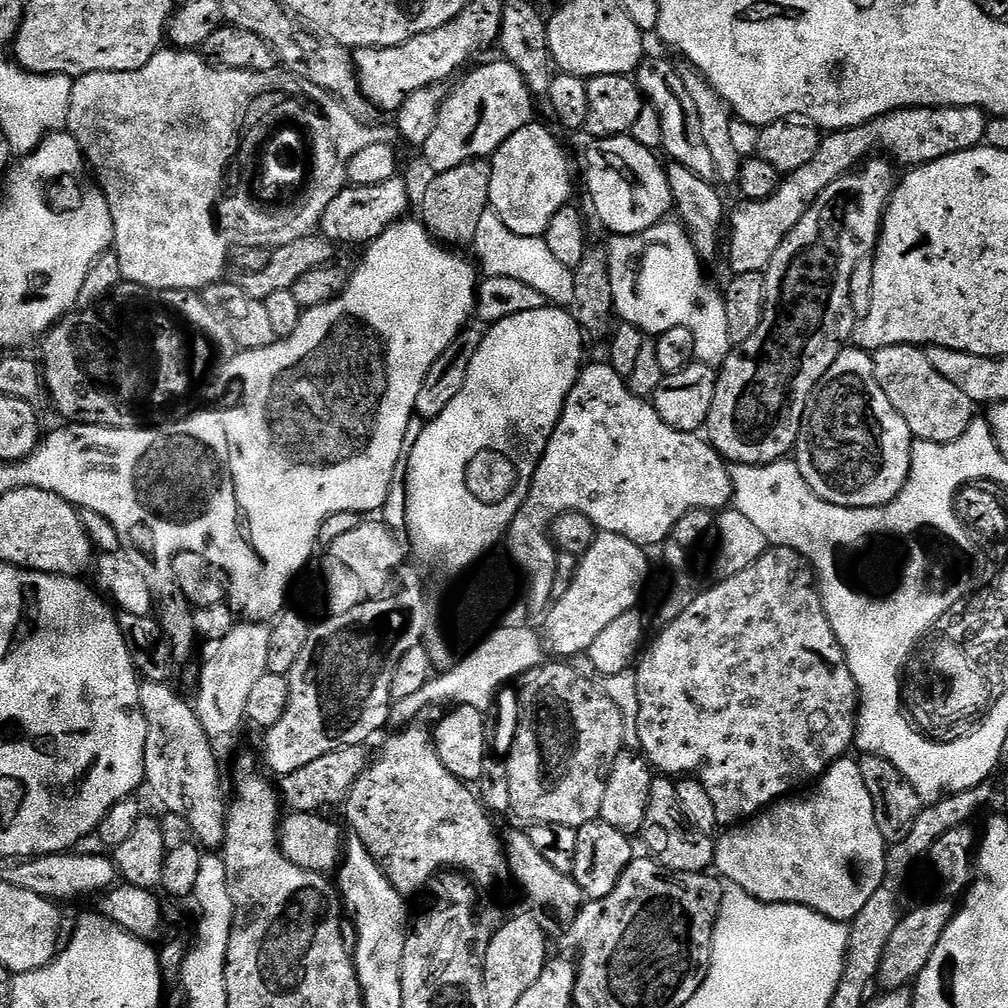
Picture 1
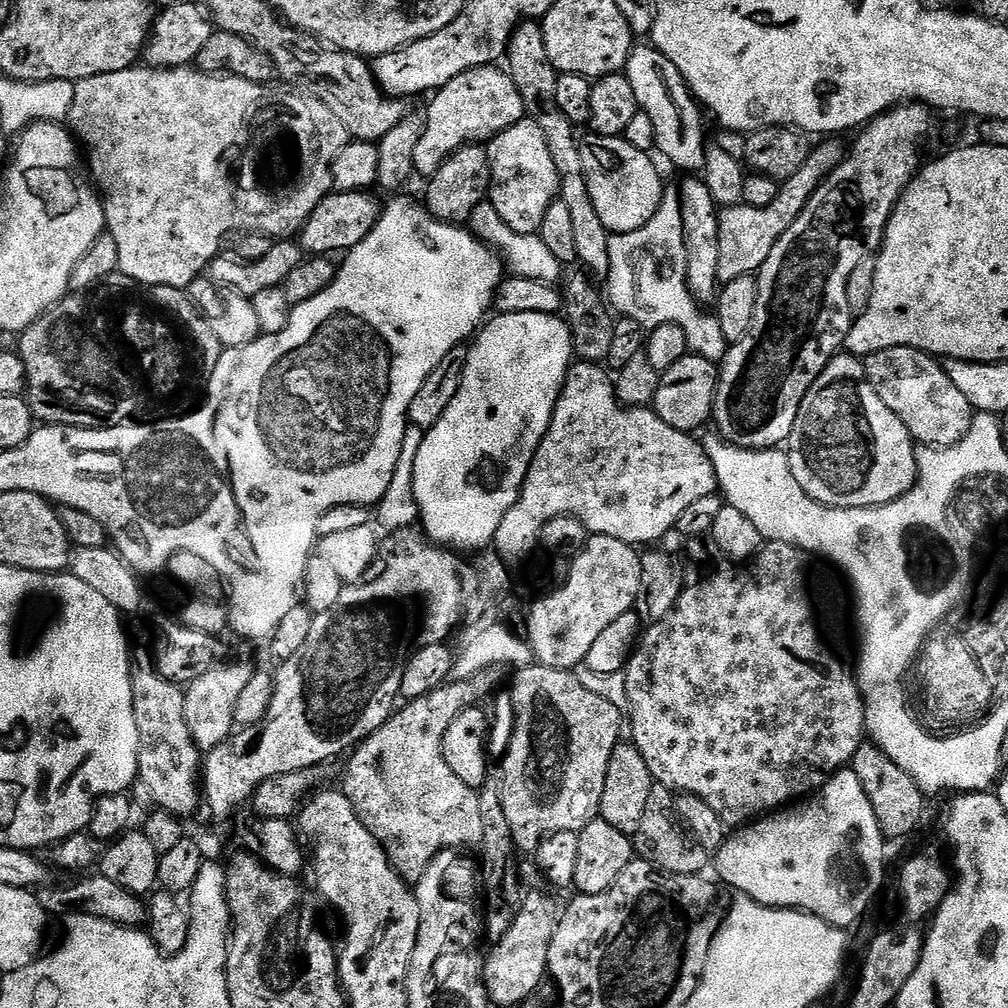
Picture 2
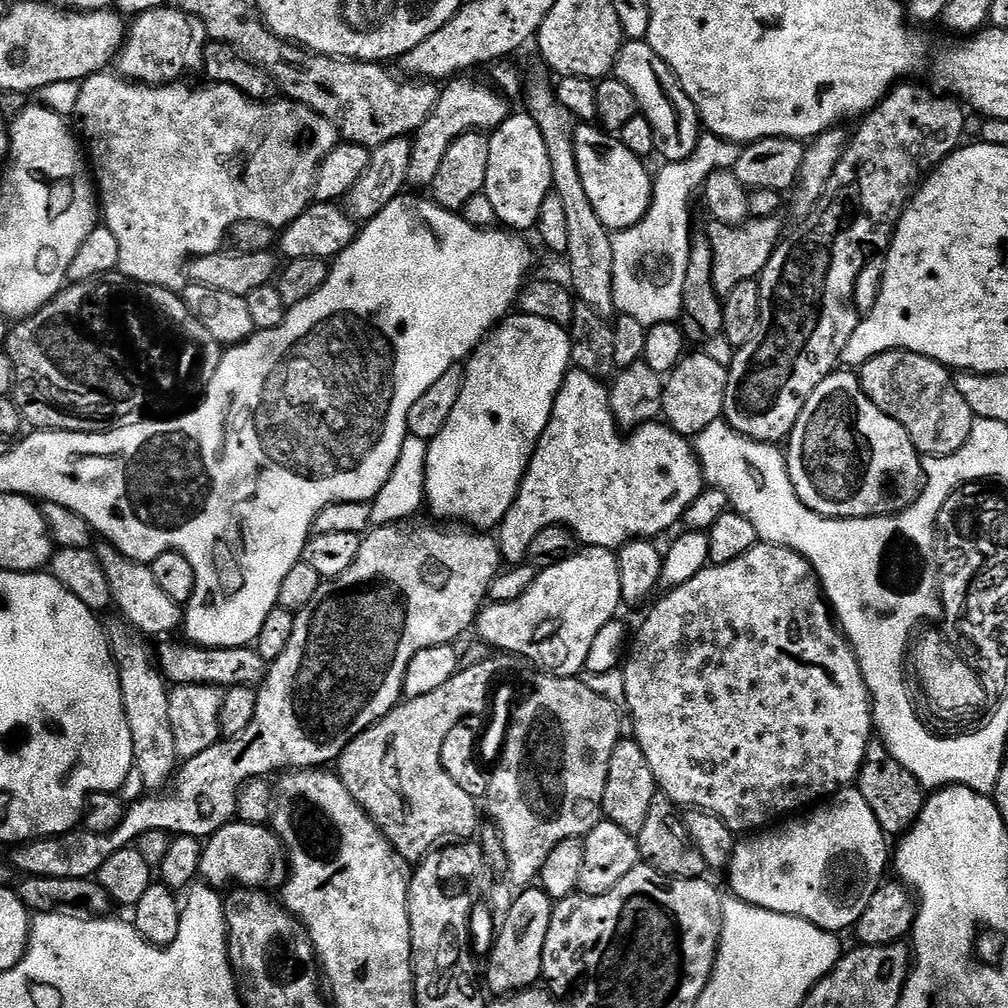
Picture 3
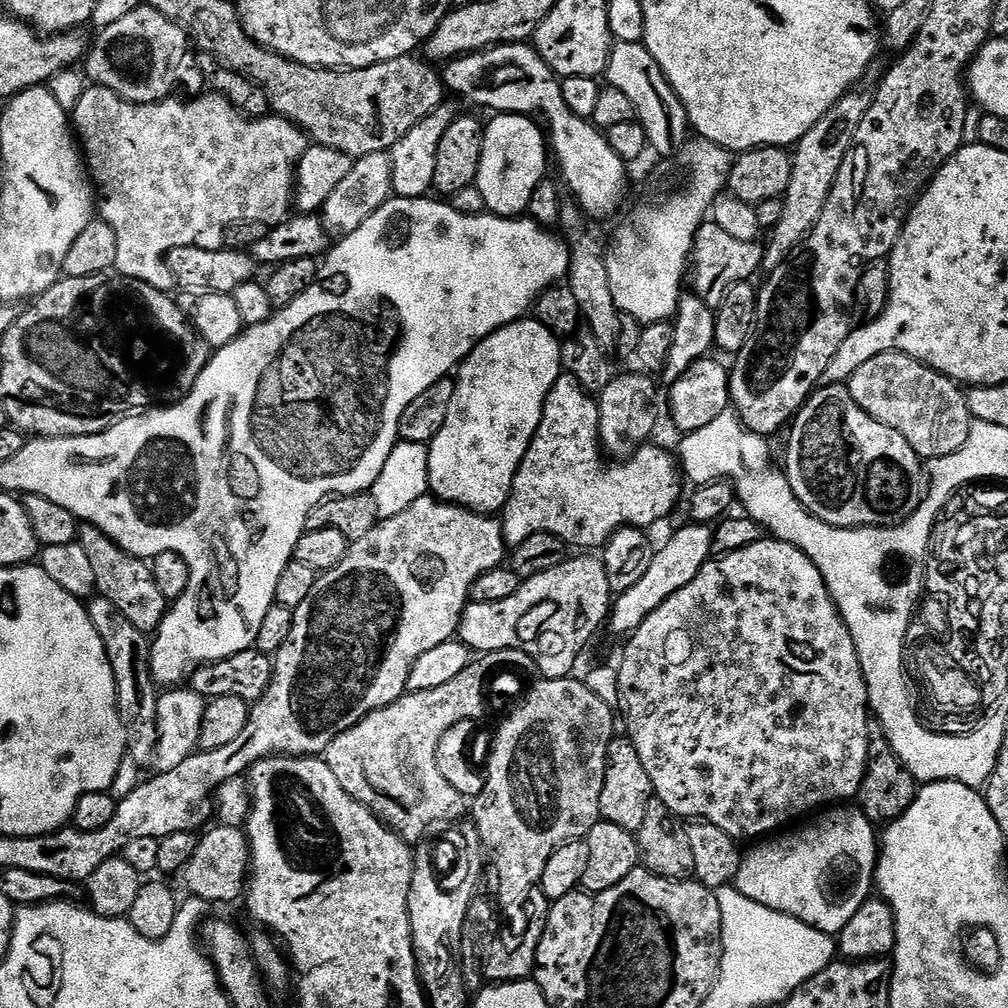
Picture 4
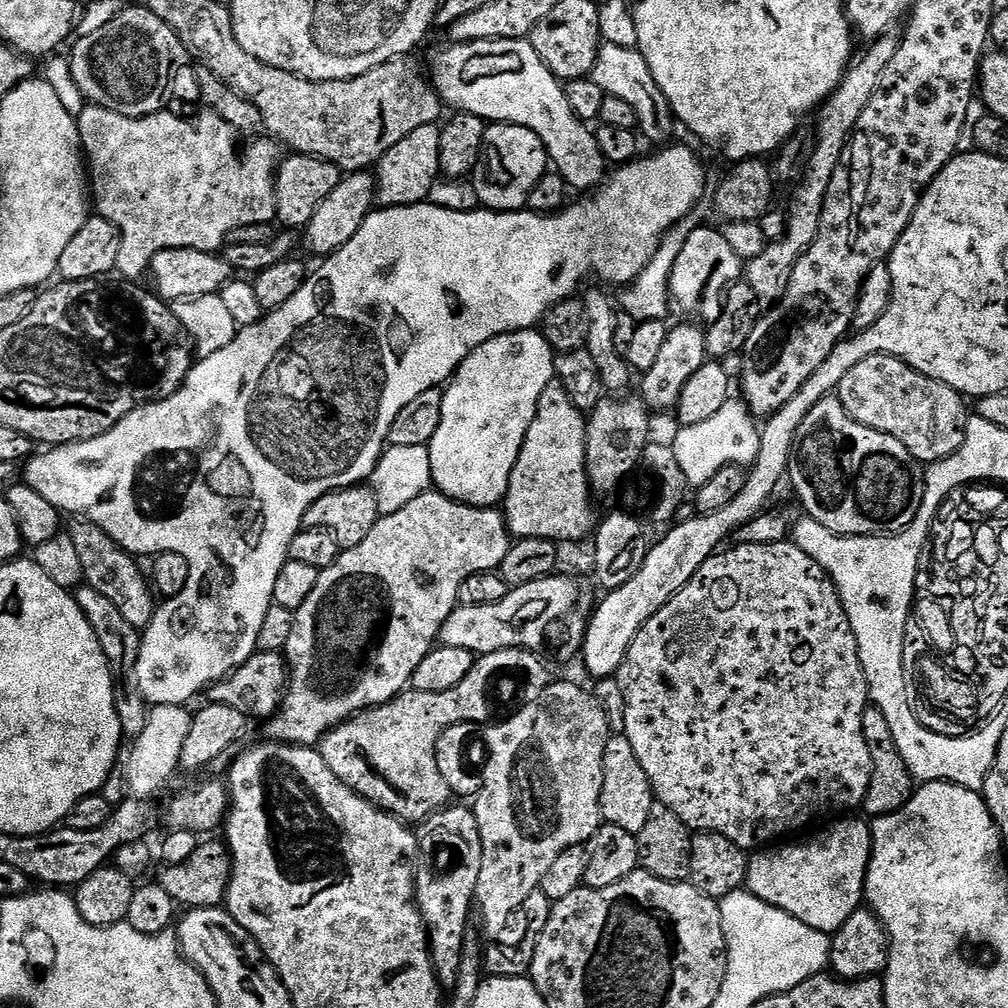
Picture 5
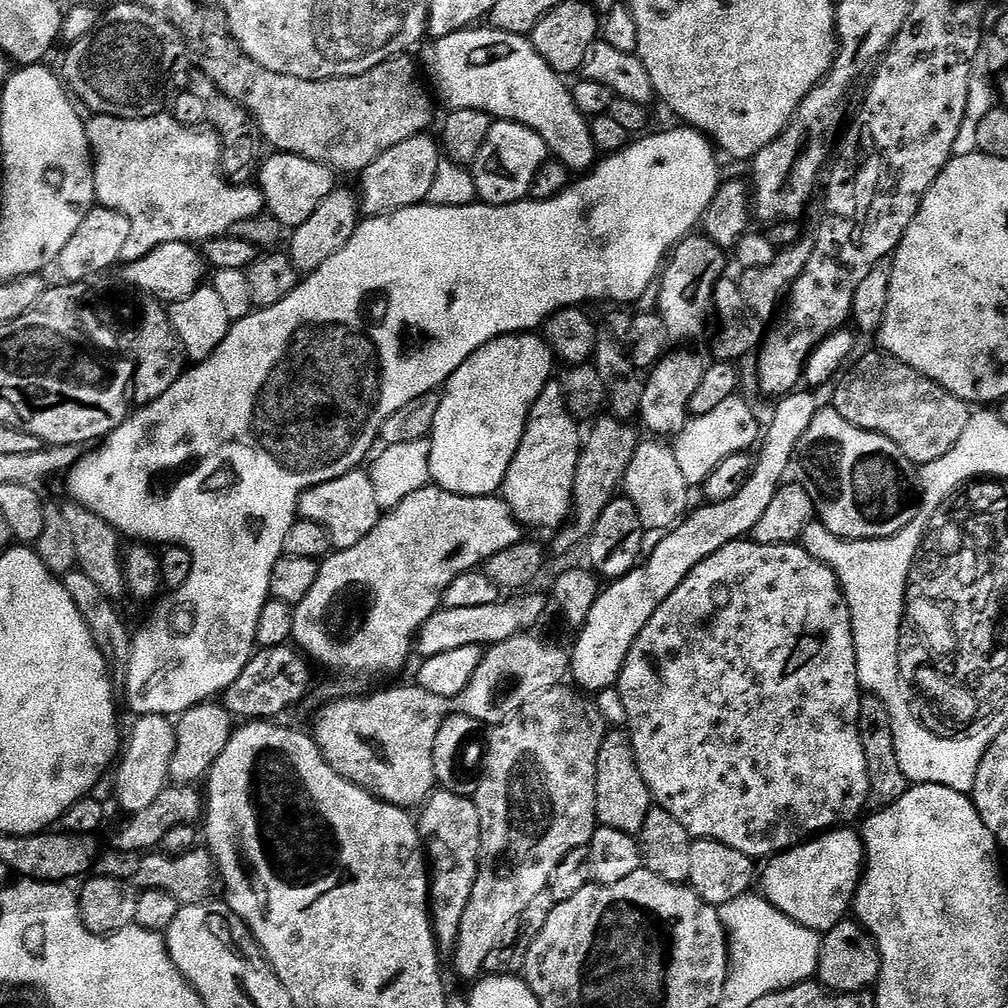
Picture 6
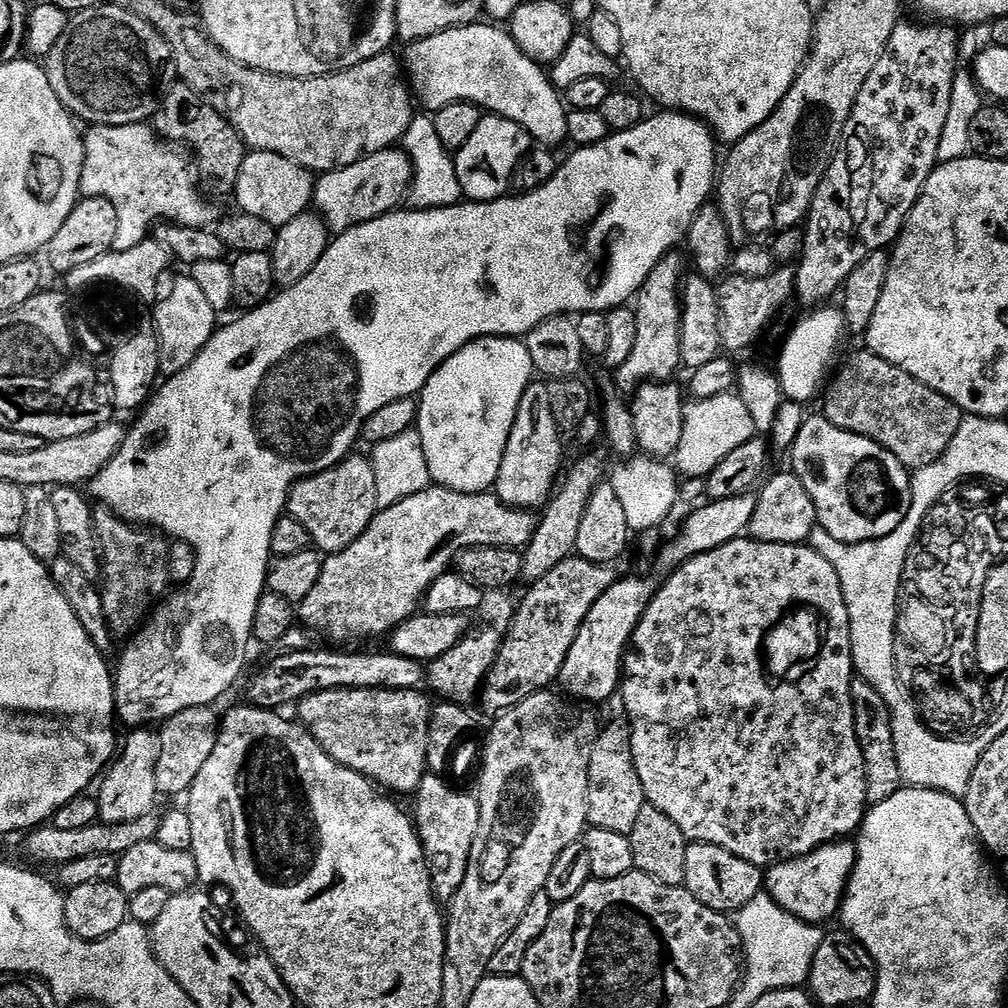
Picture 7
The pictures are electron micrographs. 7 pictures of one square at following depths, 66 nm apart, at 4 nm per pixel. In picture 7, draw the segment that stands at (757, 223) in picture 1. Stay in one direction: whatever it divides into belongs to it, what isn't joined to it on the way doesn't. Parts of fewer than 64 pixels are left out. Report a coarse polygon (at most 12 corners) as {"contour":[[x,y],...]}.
{"contour":[[679,251],[634,300],[637,338],[615,369],[621,389],[681,371]]}

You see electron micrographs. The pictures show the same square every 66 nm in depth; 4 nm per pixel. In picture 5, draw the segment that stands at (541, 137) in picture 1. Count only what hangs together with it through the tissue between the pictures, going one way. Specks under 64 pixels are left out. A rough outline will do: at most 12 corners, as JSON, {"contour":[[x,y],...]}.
{"contour":[[489,123],[470,177],[481,205],[527,209],[549,171],[526,126]]}

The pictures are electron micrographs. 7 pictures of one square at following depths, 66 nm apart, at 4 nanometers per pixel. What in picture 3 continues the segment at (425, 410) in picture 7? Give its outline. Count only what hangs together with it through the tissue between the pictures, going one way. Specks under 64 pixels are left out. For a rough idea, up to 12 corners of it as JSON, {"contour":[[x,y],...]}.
{"contour":[[512,314],[428,446],[433,517],[501,524],[571,364]]}

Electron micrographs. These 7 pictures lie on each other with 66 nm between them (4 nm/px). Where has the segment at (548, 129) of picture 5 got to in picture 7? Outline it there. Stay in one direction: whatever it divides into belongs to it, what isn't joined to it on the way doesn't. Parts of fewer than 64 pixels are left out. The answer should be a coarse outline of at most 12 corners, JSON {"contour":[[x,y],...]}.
{"contour":[[495,23],[407,45],[425,113],[474,104],[568,140],[551,75]]}

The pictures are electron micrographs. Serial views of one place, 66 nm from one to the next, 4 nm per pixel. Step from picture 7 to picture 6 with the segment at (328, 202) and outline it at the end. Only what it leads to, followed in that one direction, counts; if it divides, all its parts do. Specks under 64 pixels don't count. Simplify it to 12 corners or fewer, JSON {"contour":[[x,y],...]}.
{"contour":[[437,141],[390,146],[359,173],[365,217],[427,201]]}

